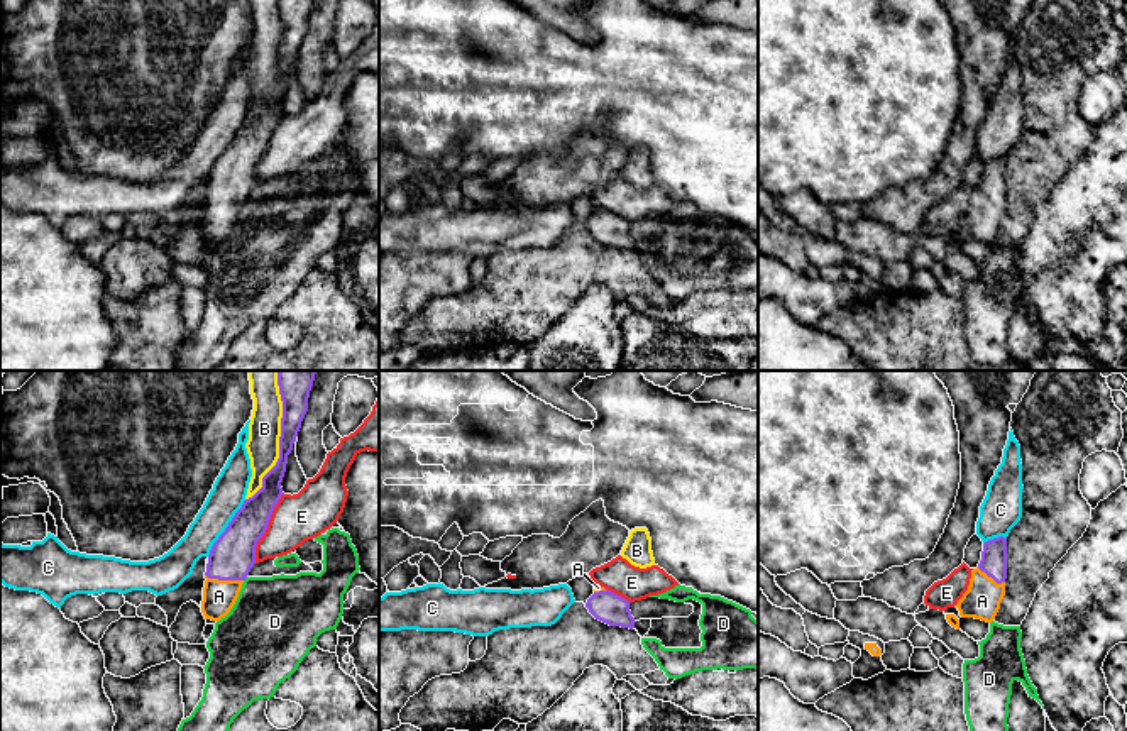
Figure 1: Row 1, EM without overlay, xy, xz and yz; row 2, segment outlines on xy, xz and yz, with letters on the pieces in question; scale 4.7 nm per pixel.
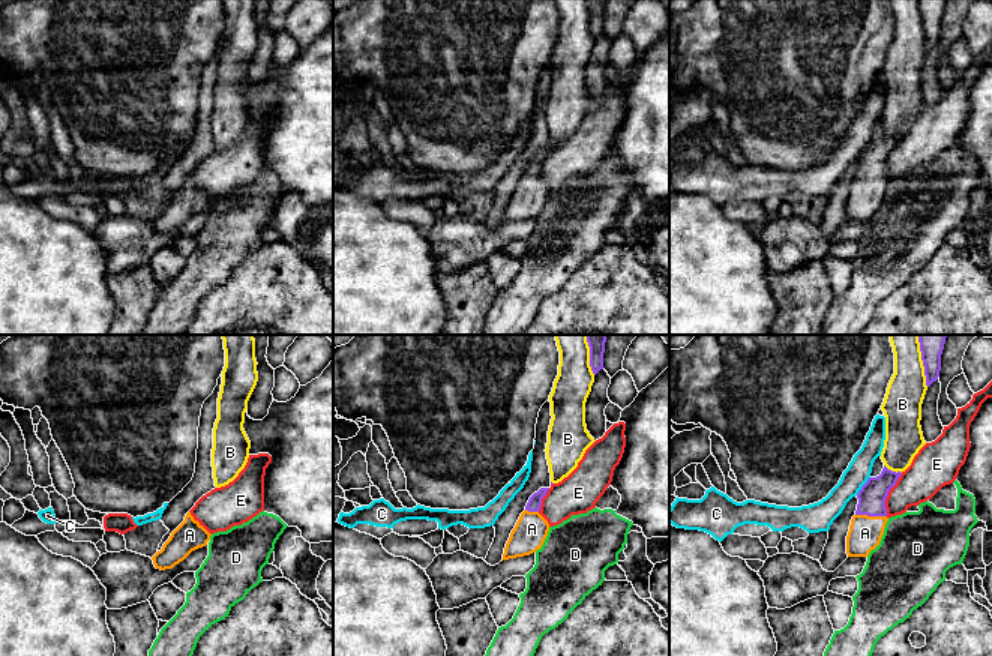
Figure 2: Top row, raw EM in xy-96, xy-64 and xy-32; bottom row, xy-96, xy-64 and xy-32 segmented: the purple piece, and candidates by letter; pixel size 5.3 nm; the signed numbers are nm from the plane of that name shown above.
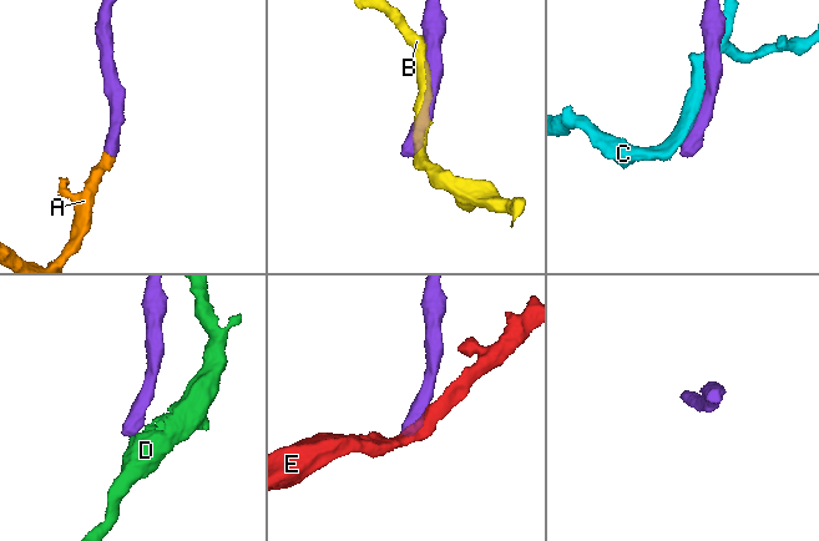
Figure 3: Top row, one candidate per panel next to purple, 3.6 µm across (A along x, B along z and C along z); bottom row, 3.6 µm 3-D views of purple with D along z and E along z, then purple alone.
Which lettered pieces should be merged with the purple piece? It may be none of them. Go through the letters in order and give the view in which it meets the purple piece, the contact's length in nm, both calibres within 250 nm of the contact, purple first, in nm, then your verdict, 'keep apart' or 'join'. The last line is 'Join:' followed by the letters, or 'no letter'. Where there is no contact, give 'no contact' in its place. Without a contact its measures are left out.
A: meets purple in xy; contact 190 nm long; 220 nm thick on the purple side, 160 nm on the other; join
B: meets purple in xy; contact 600 nm long; 140 nm thick on the purple side, 160 nm on the other; keep apart
C: meets purple in xy; contact 320 nm long; 220 nm thick on the purple side, 160 nm on the other; keep apart
D: no contact; keep apart
E: meets purple in xy; contact 360 nm long; 220 nm thick on the purple side, 220 nm on the other; keep apart
Join: A

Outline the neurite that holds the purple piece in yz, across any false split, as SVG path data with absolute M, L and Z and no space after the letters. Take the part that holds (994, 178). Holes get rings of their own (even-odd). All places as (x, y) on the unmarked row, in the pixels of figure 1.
M998 157L983 164L981 181L971 191L968 212L956 228L961 239L992 244L1005 217L1007 159Z

